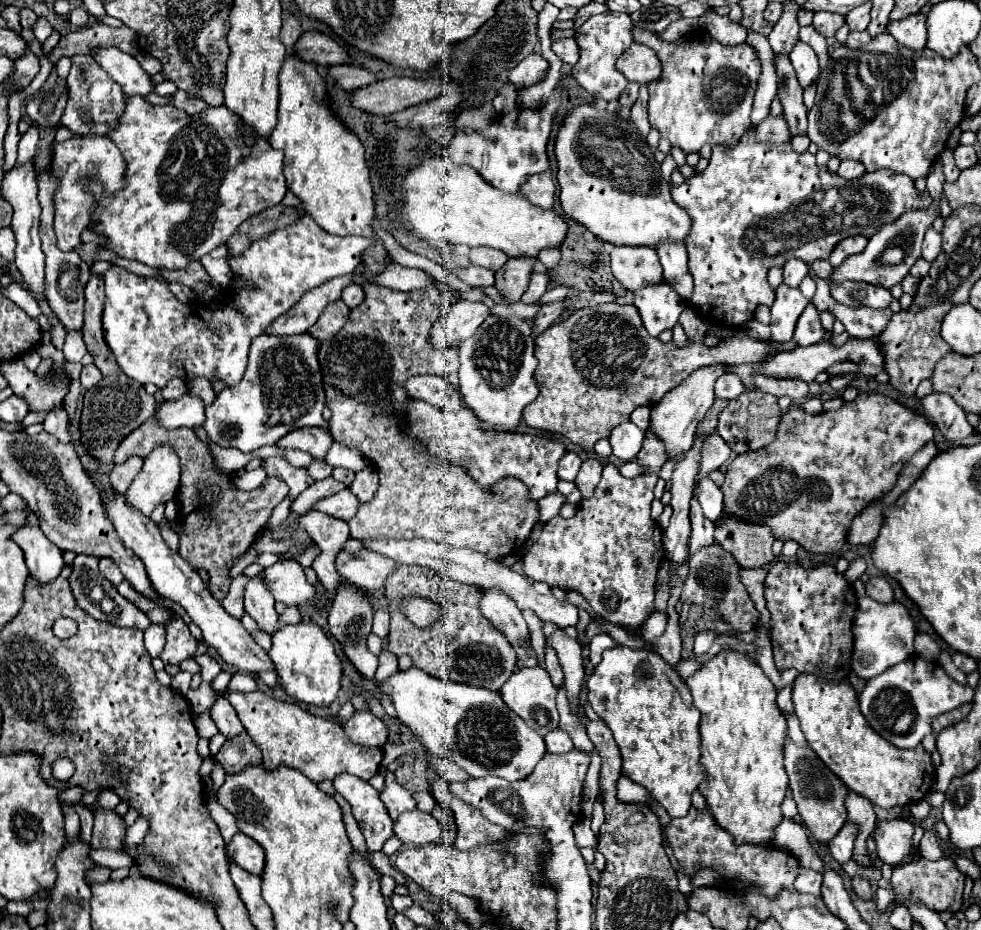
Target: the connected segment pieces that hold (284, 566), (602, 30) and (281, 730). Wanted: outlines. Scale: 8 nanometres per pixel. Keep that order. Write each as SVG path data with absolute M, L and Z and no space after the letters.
M278 561L264 569L264 579L276 601L286 605L304 605L314 599L316 589L306 579L304 569L298 561Z
M606 11L602 15L594 15L594 17L590 17L588 21L584 21L580 25L580 35L576 37L578 47L580 47L580 59L572 67L572 75L580 83L582 89L586 89L590 95L602 97L606 101L614 101L614 99L620 97L620 93L624 91L628 81L616 69L616 59L630 45L634 45L632 31L634 31L634 23L630 19L630 15L614 13L614 11Z
M260 690L249 693L228 691L226 697L236 709L252 741L262 749L262 761L268 769L288 765L292 769L302 771L314 783L334 779L340 773L350 773L368 781L378 773L382 749L352 743L338 723L316 717L296 703L278 701Z

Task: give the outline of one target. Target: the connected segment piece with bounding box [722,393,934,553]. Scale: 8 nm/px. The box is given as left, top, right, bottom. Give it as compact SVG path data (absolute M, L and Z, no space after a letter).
M878 393L858 395L838 411L822 411L820 415L808 415L796 405L788 413L782 413L778 439L774 443L760 451L738 455L728 465L722 485L724 513L732 513L744 521L764 523L772 529L776 539L794 539L806 551L836 553L846 545L854 517L872 501L892 491L904 461L916 455L932 437L934 429L924 415Z

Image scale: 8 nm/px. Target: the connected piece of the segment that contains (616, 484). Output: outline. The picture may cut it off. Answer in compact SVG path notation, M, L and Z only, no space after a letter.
M646 431L644 445L636 457L638 465L642 465L646 471L634 479L626 479L620 475L618 467L614 463L606 463L602 471L602 479L596 485L592 497L582 499L578 503L578 511L570 519L562 519L560 515L552 517L546 523L546 529L542 531L540 539L532 545L532 549L524 555L524 573L532 577L534 581L544 581L550 587L560 587L562 591L578 591L594 613L598 613L602 619L616 623L626 629L640 627L646 617L654 611L654 583L658 567L664 559L662 549L662 529L660 525L650 517L650 503L654 501L654 485L658 481L658 471L668 459L668 453L664 451L664 445L654 439L652 431Z

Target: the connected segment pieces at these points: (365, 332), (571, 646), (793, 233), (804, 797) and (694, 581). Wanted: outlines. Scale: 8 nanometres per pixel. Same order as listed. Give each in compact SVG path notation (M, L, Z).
M364 283L364 293L366 299L350 311L348 323L334 335L334 339L322 343L318 351L326 403L332 411L328 421L330 431L338 443L358 449L366 459L370 459L380 475L380 487L374 499L362 505L348 521L350 535L356 539L434 539L452 547L470 547L492 559L520 551L540 517L538 501L528 499L528 487L524 487L520 479L504 479L504 483L496 483L492 491L480 491L480 485L472 483L472 479L464 475L464 467L428 459L428 455L424 455L424 447L420 447L420 443L416 443L404 427L404 415L408 415L408 405L412 401L408 391L404 391L404 383L412 375L448 377L452 371L458 371L456 349L436 351L428 343L432 323L436 323L442 315L442 293L436 287L420 291L394 291L372 283Z
M556 631L552 637L546 639L558 653L560 665L564 672L564 685L568 691L568 699L570 699L570 709L572 713L578 715L576 711L576 697L580 693L580 685L584 679L584 665L582 665L582 651L580 644L576 639L570 639L560 631Z
M752 129L742 135L734 147L712 147L710 165L686 179L680 187L672 187L672 199L688 211L692 217L692 233L686 239L688 249L688 267L694 277L692 307L696 307L706 319L726 323L726 325L744 325L754 319L754 309L758 303L772 305L774 289L768 287L766 273L774 265L784 265L788 259L796 257L804 263L816 259L828 259L834 245L852 235L872 237L880 231L882 225L894 223L906 211L924 209L932 203L928 191L920 193L912 179L906 175L894 175L890 171L876 171L862 175L860 191L848 195L848 181L834 183L834 173L828 167L820 167L814 161L814 155L796 153L790 143L772 145L756 141Z
M786 739L786 745L784 745L784 767L786 767L788 779L790 779L792 797L798 803L798 813L802 815L804 825L812 831L812 835L818 841L830 843L838 835L840 827L848 821L846 805L844 805L848 787L844 785L844 781L840 781L838 775L834 775L818 759L818 755L810 747L798 747L790 739Z
M712 543L708 547L702 547L700 551L696 551L696 555L692 555L688 567L690 567L690 571L684 579L684 587L682 587L682 595L680 595L682 603L690 603L696 607L716 611L720 615L720 619L724 619L724 623L728 623L734 631L752 631L754 629L760 613L756 611L744 583L740 581L740 565L736 563L736 559L732 559L732 555L728 555L728 551L724 551L718 543Z

